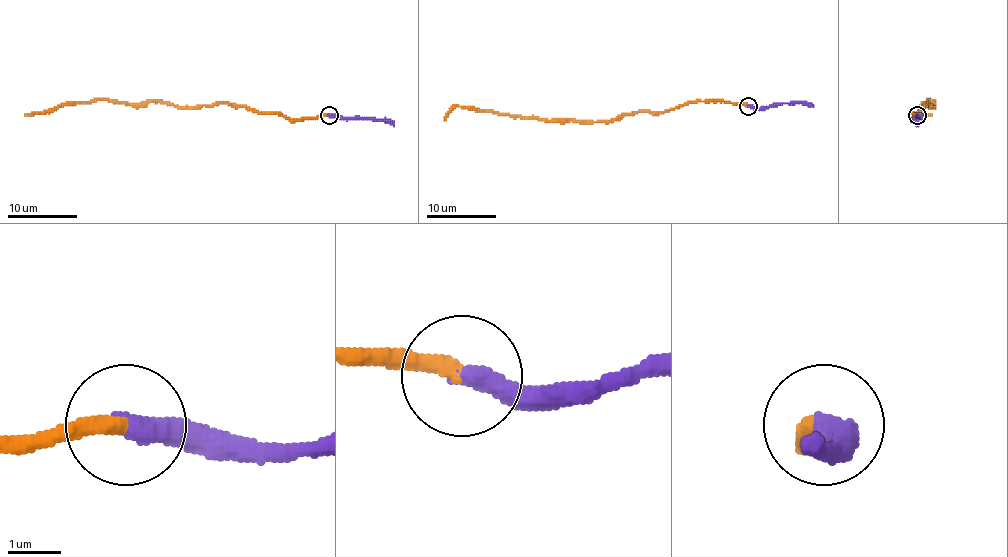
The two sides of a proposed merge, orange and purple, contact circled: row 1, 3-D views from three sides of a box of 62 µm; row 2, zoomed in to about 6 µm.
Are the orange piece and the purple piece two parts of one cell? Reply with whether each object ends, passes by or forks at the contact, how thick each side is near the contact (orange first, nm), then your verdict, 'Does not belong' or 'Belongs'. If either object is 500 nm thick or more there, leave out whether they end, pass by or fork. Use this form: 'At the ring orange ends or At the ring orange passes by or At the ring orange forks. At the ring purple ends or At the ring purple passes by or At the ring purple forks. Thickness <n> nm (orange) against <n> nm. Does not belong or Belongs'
At the ring orange ends. At the ring purple ends. Thickness 320 nm (orange) against 420 nm. Belongs

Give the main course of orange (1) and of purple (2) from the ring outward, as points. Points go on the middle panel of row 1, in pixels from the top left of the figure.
1: (749, 106), (705, 101), (663, 112), (622, 113), (611, 120), (595, 122), (510, 117), (456, 106), (444, 120)
2: (749, 106), (768, 108), (783, 103), (806, 103), (813, 106)

